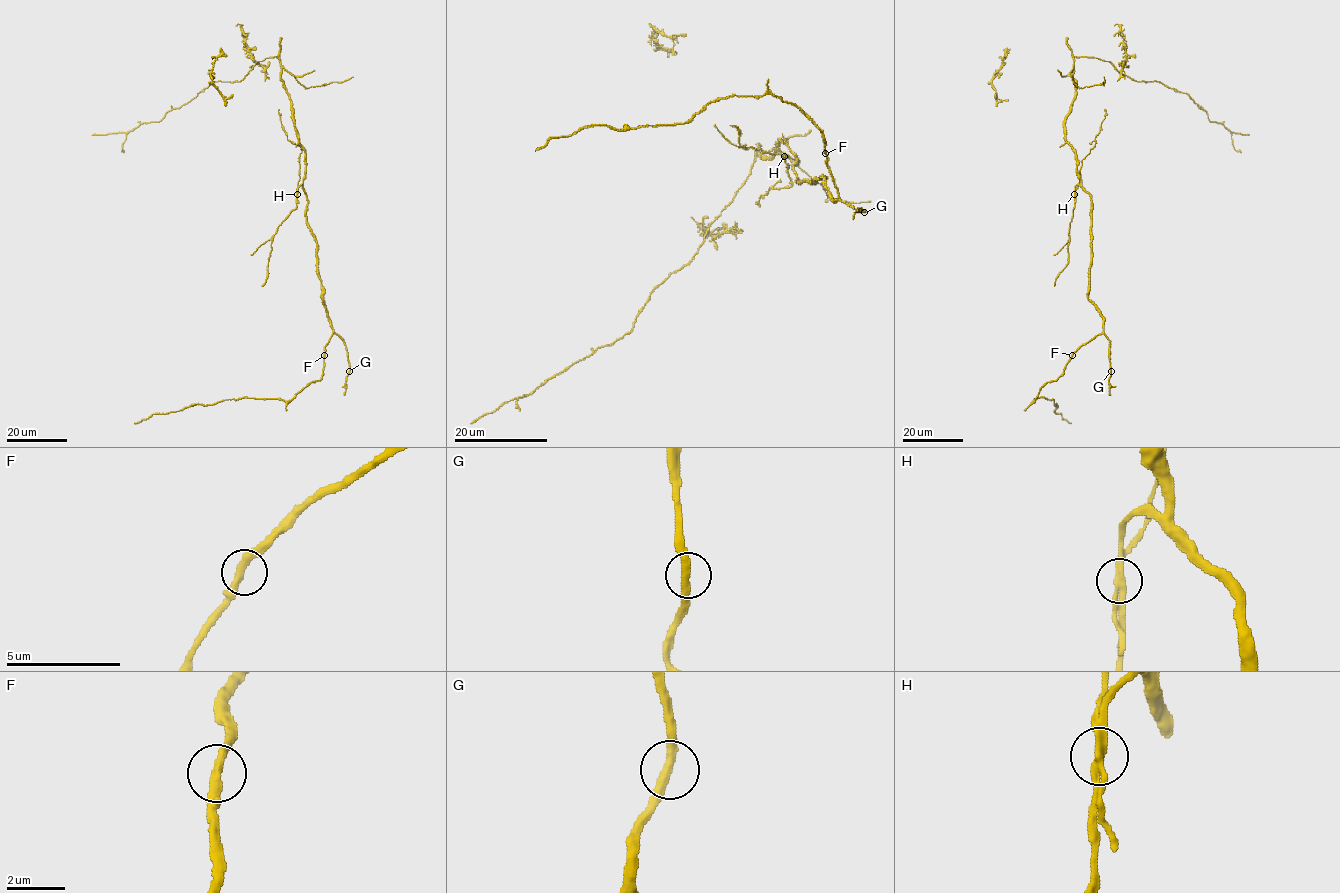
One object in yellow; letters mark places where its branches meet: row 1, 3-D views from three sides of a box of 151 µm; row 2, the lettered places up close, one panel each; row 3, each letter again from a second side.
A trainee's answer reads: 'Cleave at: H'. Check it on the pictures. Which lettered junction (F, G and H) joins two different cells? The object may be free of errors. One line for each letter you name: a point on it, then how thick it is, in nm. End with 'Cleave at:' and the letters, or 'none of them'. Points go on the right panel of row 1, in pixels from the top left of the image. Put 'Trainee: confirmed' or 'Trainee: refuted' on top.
Trainee: confirmed
H: (1074, 194) | 320 nm
Cleave at: H

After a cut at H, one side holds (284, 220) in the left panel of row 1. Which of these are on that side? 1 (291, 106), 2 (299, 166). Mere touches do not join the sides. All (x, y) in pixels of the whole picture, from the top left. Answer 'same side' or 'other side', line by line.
1: same side
2: other side

